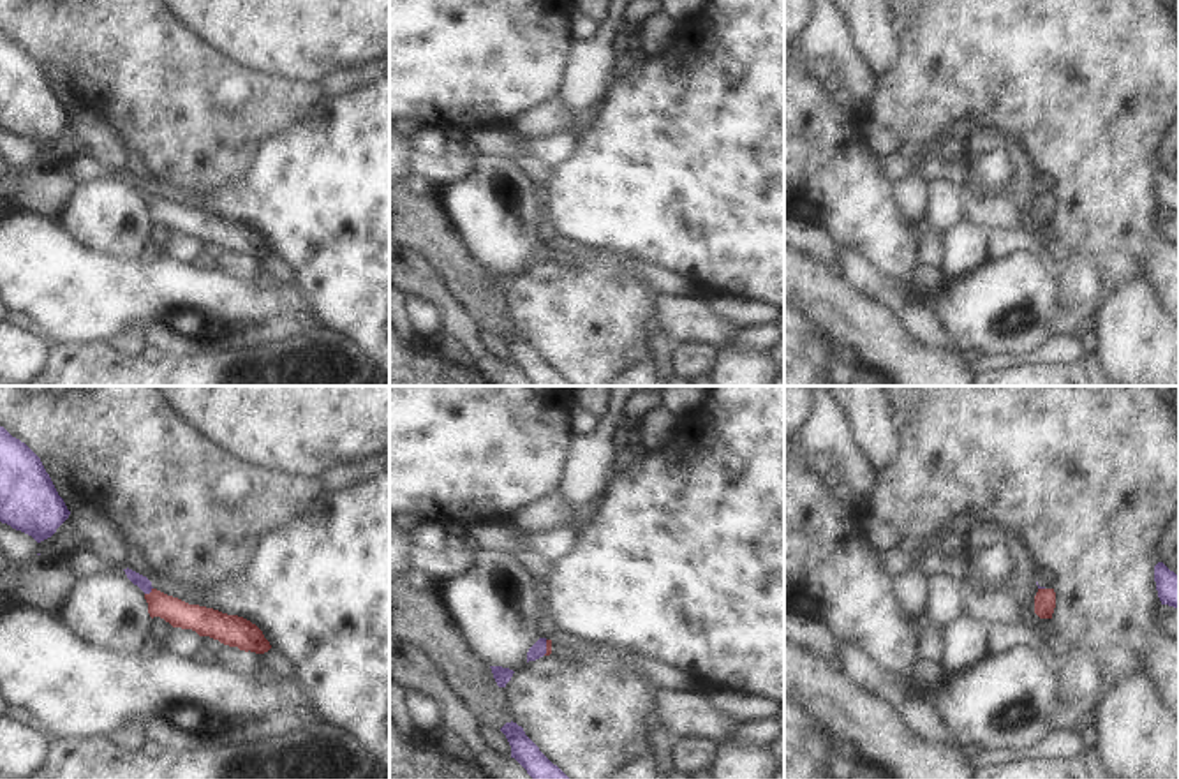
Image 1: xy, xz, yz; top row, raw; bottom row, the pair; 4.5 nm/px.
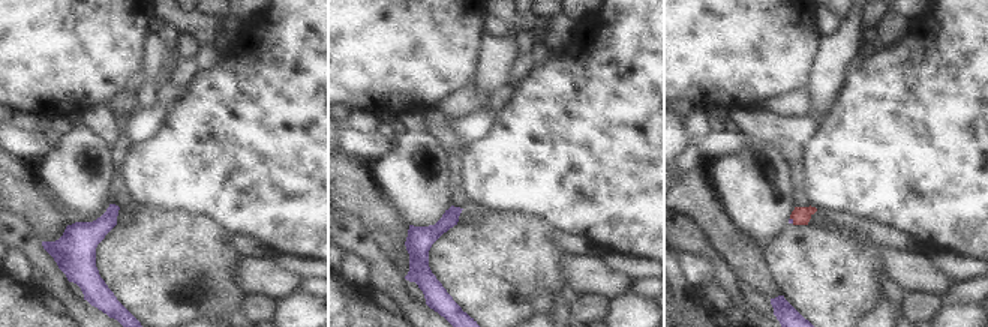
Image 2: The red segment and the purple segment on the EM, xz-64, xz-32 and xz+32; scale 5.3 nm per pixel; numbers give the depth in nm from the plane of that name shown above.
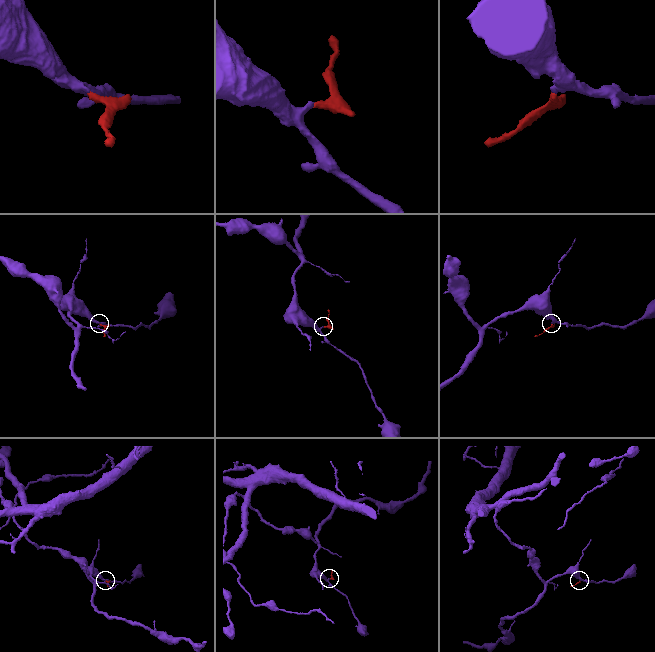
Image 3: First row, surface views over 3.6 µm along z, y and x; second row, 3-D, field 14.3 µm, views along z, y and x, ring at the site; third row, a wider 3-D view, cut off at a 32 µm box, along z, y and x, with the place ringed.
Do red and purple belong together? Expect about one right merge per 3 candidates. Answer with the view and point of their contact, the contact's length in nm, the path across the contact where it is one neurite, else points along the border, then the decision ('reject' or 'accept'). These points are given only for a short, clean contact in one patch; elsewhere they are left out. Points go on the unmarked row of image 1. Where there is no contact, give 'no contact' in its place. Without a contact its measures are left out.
xy (150, 198) | 50 nm | across xy (178, 219), (164, 212), (150, 198), (136, 184) | accept

